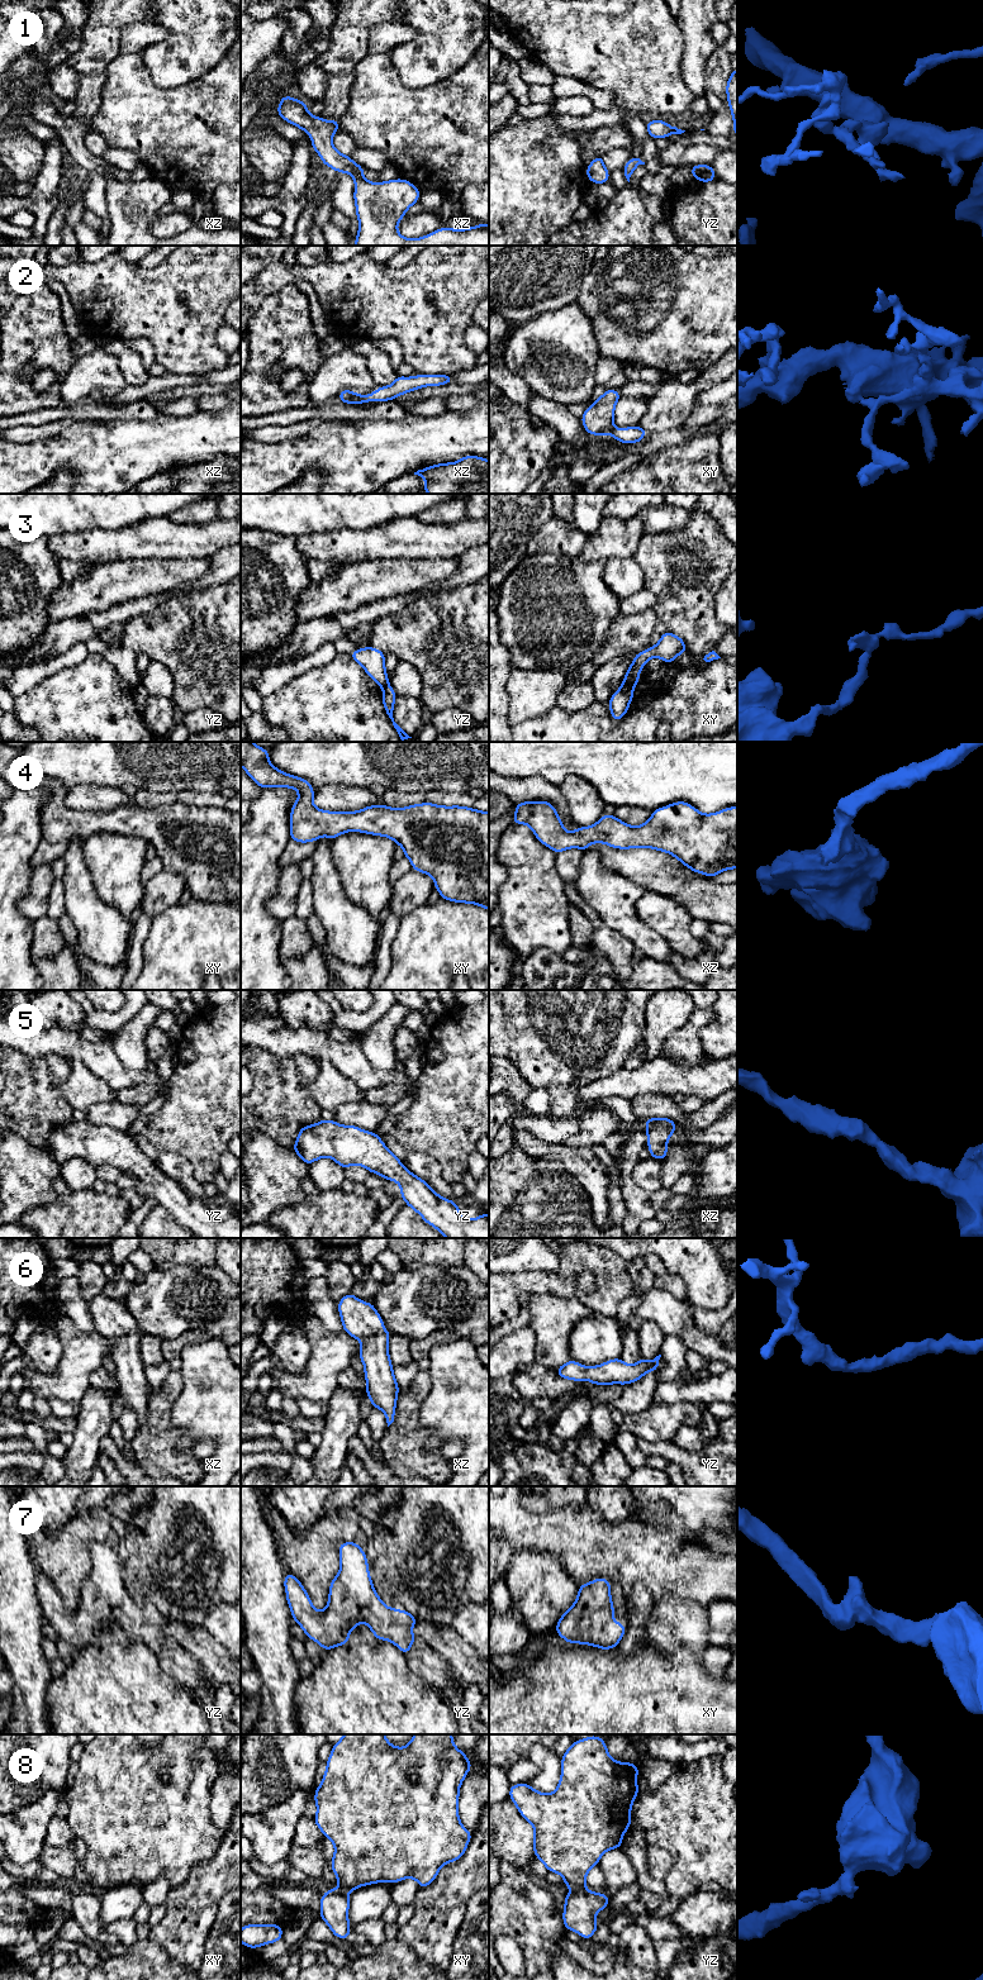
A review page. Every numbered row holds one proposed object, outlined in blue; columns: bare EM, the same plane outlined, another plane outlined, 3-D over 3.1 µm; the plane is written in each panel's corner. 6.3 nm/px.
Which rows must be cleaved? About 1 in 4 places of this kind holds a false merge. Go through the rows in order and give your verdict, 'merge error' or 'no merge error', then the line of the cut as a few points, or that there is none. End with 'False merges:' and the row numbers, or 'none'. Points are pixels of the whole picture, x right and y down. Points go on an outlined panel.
1: no merge error; no cut
2: no merge error; no cut
3: merge error; cut in xy along (622, 684), (632, 689)
4: no merge error; no cut
5: no merge error; no cut
6: no merge error; no cut
7: no merge error; no cut
8: merge error; cut in yz along (585, 1888), (571, 1890)
False merges: 3, 8

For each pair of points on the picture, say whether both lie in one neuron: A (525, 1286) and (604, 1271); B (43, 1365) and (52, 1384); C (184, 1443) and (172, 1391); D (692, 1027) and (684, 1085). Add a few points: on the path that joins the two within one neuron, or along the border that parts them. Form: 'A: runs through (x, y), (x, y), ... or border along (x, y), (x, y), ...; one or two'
A: runs through (545, 1283), (558, 1283), (575, 1265), (584, 1265); one
B: border along (61, 1347), (58, 1365), (48, 1372), (39, 1372); two
C: runs through (171, 1432), (164, 1424), (164, 1404); one
D: border along (663, 1055), (683, 1066), (698, 1065); two

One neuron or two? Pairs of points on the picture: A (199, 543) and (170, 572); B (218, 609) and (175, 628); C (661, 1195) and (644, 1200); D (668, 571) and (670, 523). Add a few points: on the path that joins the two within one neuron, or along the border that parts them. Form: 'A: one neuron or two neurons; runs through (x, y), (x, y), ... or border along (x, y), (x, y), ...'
A: two neurons; border along (207, 557), (153, 558)
B: one neuron; runs through (208, 612), (200, 612), (185, 626)
C: one neuron; runs through (658, 1198), (647, 1198)
D: two neurons; border along (693, 512), (689, 520), (675, 531), (644, 533)

